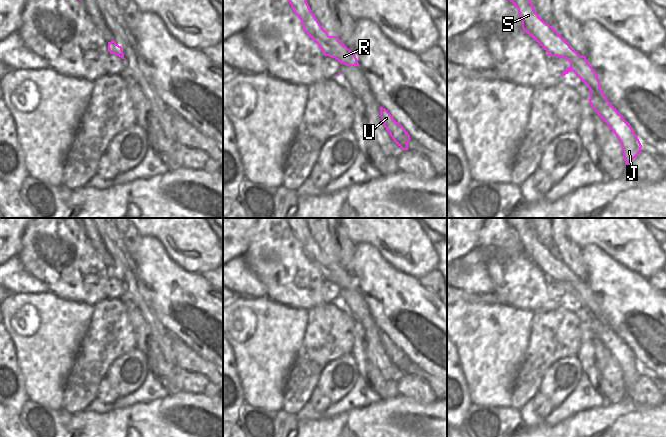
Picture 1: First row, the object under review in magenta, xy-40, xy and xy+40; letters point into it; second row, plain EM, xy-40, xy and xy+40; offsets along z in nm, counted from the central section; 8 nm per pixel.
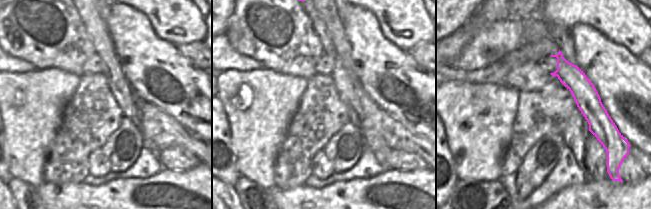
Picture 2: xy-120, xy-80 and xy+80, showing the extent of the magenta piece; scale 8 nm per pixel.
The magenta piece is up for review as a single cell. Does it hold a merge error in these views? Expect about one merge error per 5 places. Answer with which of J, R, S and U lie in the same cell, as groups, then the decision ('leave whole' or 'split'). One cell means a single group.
groups J R S U; leave whole

